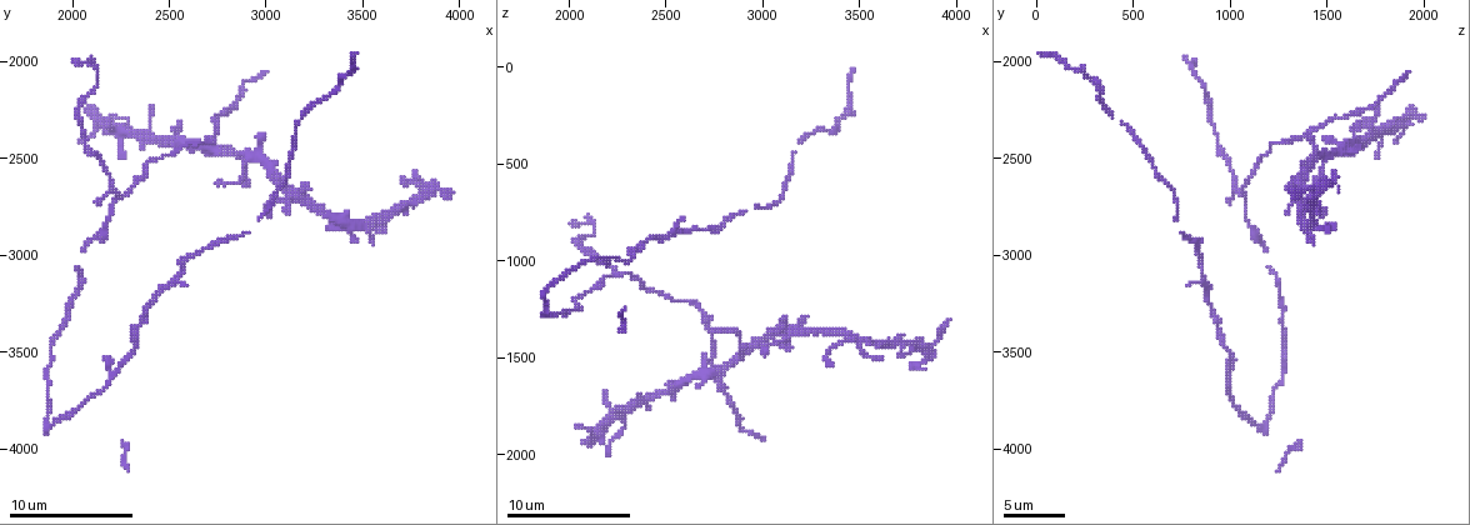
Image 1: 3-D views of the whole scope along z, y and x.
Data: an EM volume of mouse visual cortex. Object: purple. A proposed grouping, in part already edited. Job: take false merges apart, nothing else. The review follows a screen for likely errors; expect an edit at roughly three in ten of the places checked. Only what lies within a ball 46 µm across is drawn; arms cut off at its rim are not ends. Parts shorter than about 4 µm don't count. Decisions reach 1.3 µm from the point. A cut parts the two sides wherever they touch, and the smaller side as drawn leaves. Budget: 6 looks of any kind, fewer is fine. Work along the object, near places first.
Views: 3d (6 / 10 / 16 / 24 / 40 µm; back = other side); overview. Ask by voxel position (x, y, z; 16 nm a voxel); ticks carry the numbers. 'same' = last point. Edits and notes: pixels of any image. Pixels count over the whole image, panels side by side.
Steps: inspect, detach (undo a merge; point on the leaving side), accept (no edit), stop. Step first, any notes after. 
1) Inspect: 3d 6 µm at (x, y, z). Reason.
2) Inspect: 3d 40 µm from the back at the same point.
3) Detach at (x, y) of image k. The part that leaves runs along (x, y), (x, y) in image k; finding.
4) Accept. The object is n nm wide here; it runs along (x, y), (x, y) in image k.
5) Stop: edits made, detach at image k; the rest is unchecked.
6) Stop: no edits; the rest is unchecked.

Inspect: 3d 6 µm at (2130, 2040, 810). Side arm on a straight run.

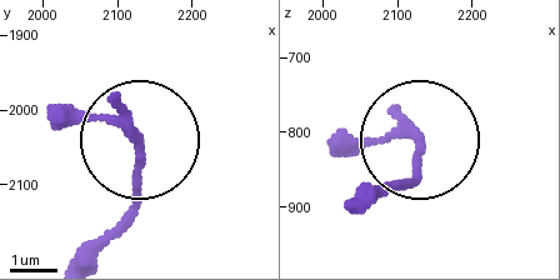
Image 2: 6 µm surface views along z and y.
Inspect: 3d 6 µm from the back at (2130, 2050, 810).

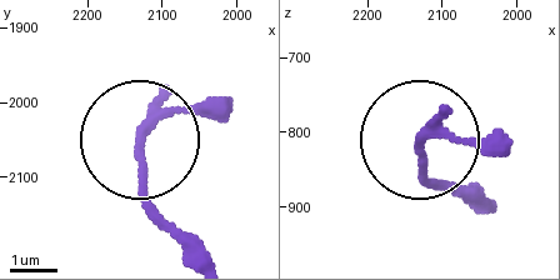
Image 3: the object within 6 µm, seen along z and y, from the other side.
Accept. 3 arms meet here; one cell here.

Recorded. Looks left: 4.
Inspect: 3d 6 µm at (2740, 2360, 1440). Three arms meet.

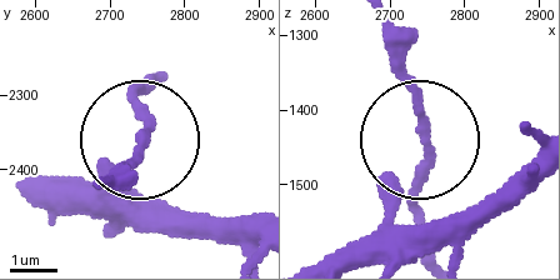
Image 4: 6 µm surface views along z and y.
Accept. 3 arms meet here; continuous, no second cell.

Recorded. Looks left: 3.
Inspect: 3d 10 µm at (2260, 2690, 1070). Side arm on a straight run.

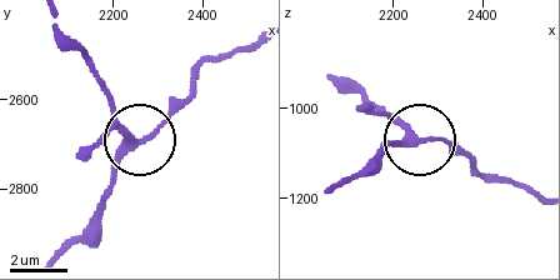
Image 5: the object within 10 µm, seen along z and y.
Inspect: 3d 6 µm at (2250, 2700, 1065).

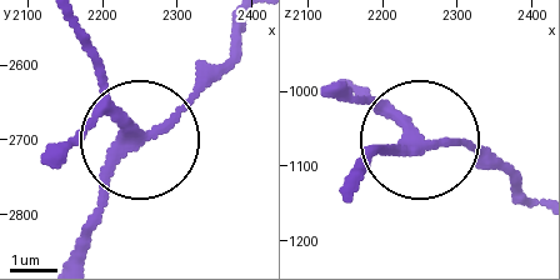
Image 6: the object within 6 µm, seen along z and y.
Accept. The object is 220 nm wide here; continuous, no second cell.

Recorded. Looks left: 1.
Stop: no edits; the rest is unchecked.

